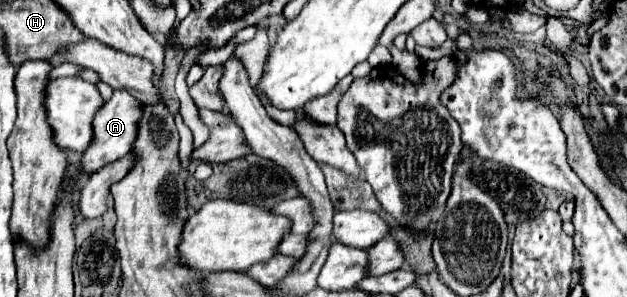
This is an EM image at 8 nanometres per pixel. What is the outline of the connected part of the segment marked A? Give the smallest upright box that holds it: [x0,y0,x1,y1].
[81,90,145,172]

